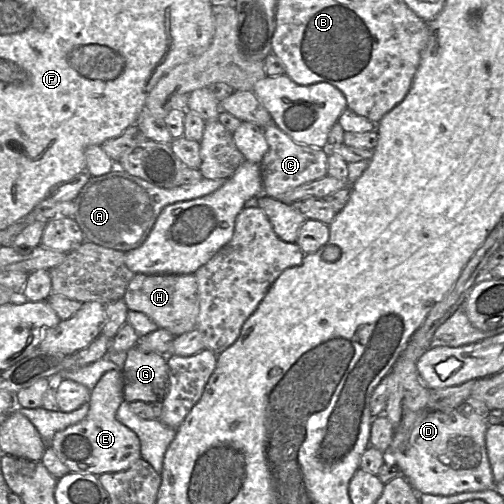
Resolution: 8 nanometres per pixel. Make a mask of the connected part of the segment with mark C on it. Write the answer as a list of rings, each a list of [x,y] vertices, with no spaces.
[[[273,122],[263,129],[268,143],[268,150],[259,164],[263,194],[272,198],[280,197],[298,186],[327,175],[328,148],[314,148],[297,143]]]

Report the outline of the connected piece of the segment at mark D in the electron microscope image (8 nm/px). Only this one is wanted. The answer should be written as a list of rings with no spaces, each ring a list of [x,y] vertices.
[[[422,409],[408,413],[396,427],[391,445],[386,452],[400,468],[417,494],[453,495],[462,492],[478,492],[495,489],[492,468],[486,450],[487,419],[478,414],[464,416],[458,410]]]

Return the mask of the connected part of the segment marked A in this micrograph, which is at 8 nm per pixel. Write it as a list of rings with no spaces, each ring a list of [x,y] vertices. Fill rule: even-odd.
[[[115,167],[111,172],[90,177],[74,199],[73,218],[81,228],[85,241],[99,246],[129,252],[140,247],[148,238],[159,214],[168,205],[209,195],[227,179],[203,178],[193,185],[161,188]]]

